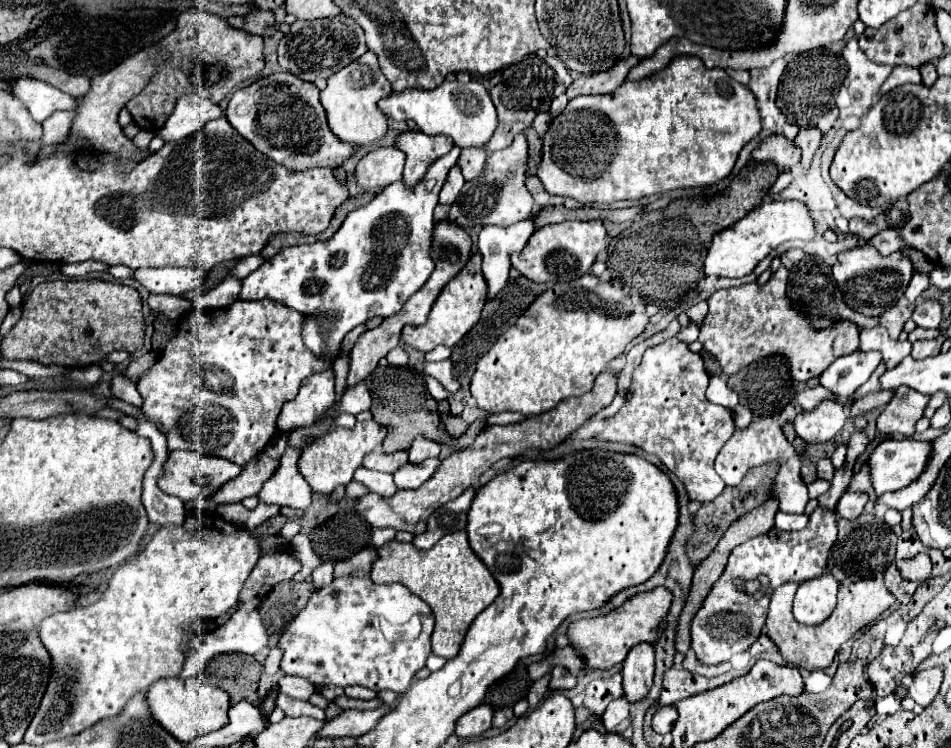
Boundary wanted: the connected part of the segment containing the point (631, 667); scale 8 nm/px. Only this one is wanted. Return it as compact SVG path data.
M638 644L628 652L622 668L622 684L624 684L624 698L628 702L642 700L648 690L652 688L654 678L654 646L652 644Z

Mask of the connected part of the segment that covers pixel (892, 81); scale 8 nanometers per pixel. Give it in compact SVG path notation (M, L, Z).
M908 66L894 68L892 74L886 78L886 82L882 84L880 94L886 94L888 90L892 90L892 88L896 88L896 86L900 86L900 84L908 84L908 82L912 82L912 84L920 84L920 82L922 82L918 68L908 68Z

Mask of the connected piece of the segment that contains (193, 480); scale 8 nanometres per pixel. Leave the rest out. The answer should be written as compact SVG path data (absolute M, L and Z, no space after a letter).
M174 450L170 452L166 464L164 464L164 472L158 478L158 486L172 496L178 496L182 502L188 500L206 500L208 496L212 496L224 482L236 478L240 474L240 466L218 458L218 456L206 456L206 454L198 454L192 450Z

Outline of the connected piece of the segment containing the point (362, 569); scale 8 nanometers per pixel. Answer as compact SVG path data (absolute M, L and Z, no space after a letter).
M364 548L360 554L356 554L354 558L350 560L344 560L344 562L336 562L334 564L334 576L358 576L358 578L364 578L370 574L370 568L372 568L372 562L376 560L378 556L378 548Z

